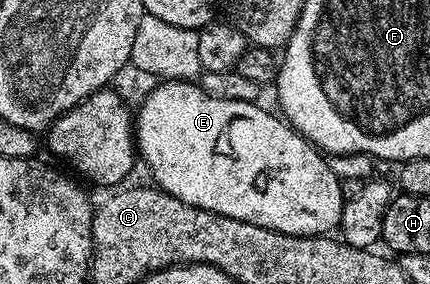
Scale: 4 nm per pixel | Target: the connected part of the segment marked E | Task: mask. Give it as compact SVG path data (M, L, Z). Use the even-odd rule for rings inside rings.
M163 80L146 98L142 101L142 106L136 109L134 117L134 136L136 138L136 149L146 160L146 165L150 168L150 173L154 176L153 184L157 188L164 190L168 195L180 199L197 209L207 209L213 213L219 213L232 219L240 219L244 223L252 223L256 227L264 227L272 231L280 231L288 235L297 237L317 237L329 234L337 230L338 220L342 214L342 182L336 174L330 170L329 160L315 146L311 145L293 125L287 123L281 116L273 117L266 109L261 109L254 101L241 101L240 99L220 99L212 97L202 90L201 84L193 80L188 81L167 81Z

